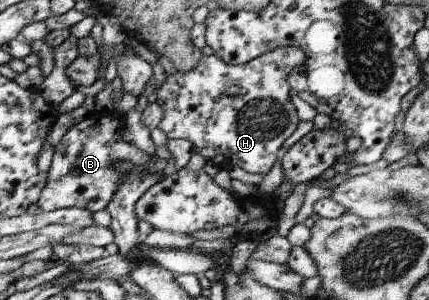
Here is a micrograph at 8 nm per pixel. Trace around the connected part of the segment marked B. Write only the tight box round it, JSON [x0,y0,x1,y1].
[36,109,166,212]

